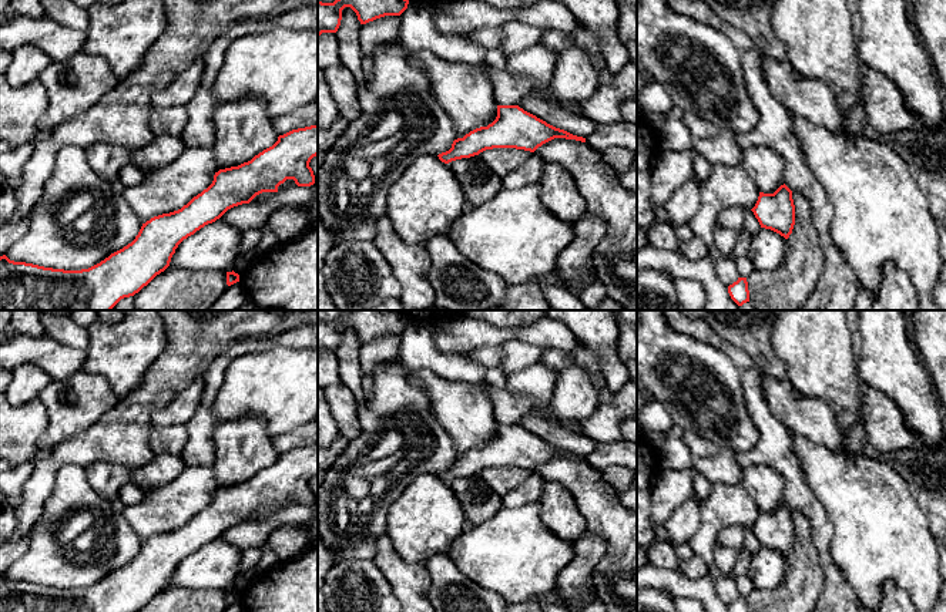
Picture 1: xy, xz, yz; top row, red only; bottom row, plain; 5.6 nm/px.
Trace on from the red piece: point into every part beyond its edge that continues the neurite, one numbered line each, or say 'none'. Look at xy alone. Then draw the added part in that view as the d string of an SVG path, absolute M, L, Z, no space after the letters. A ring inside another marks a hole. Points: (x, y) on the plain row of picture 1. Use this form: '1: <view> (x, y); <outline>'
none

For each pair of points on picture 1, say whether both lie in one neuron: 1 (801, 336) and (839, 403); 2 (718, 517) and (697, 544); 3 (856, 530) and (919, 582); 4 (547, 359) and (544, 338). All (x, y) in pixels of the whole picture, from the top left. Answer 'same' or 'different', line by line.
1: same
2: same
3: same
4: different

